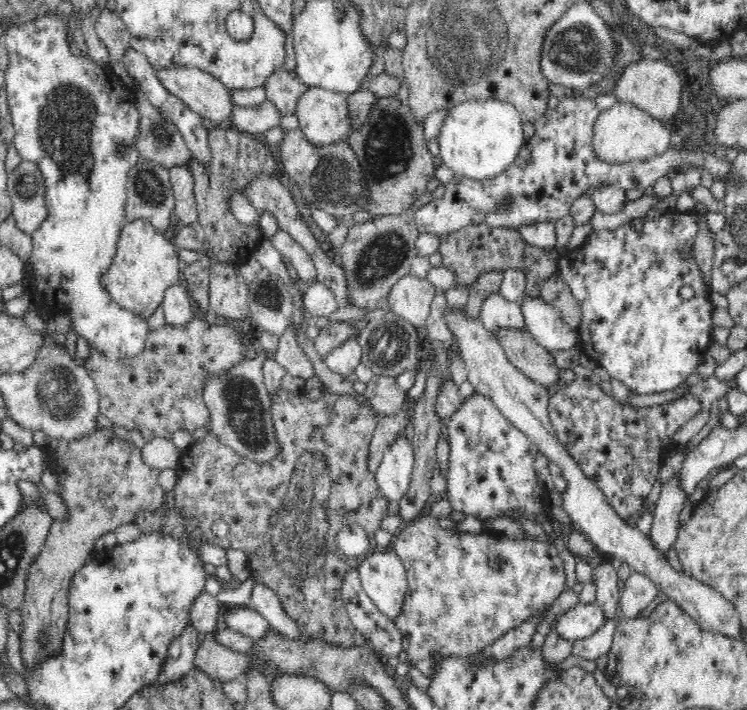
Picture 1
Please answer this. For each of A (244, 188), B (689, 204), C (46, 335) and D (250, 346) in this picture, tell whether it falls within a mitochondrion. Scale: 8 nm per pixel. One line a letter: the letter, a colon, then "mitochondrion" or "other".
A: other
B: other
C: other
D: other

